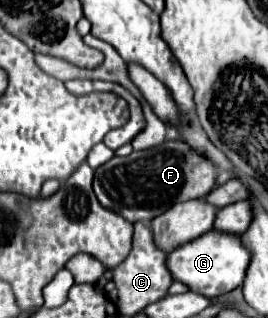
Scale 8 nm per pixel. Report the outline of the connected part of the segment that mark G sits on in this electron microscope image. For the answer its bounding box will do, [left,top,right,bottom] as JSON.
[167,231,251,299]

